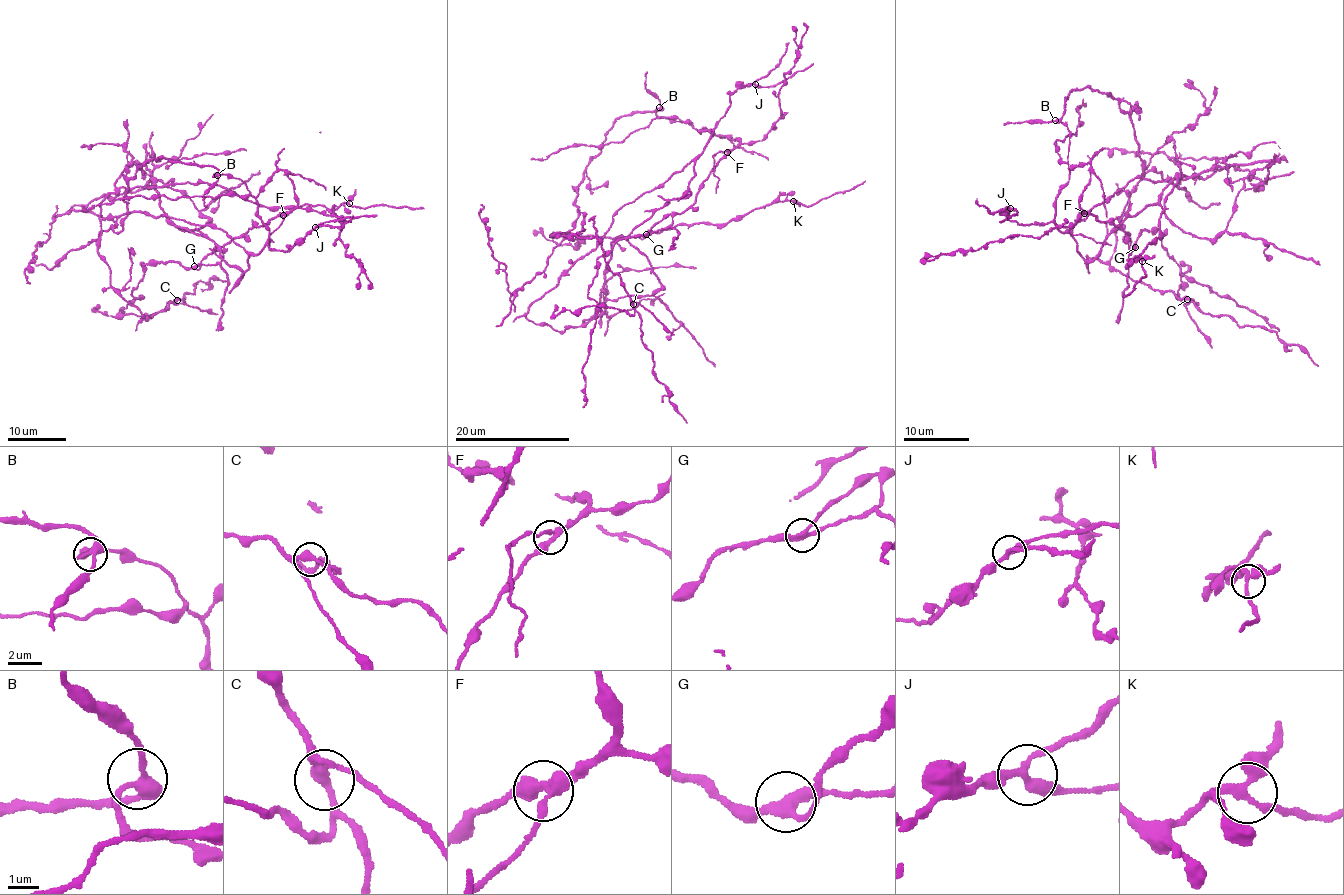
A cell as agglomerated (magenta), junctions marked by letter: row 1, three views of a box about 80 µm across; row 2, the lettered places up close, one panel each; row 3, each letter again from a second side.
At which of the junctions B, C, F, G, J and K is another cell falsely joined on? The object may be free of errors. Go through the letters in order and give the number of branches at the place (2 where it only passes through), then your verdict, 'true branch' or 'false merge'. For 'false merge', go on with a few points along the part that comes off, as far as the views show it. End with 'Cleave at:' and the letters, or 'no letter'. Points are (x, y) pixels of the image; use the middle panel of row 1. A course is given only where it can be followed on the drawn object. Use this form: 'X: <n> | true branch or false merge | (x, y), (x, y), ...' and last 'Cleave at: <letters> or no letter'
B: 3 | true branch
C: 3 | true branch
F: 3 | true branch
G: 3 | false merge | (646, 235), (669, 227), (676, 230), (678, 236), (672, 243), (675, 246), (673, 249), (670, 247)
J: 3 | true branch
K: 3 | true branch
Cleave at: G

